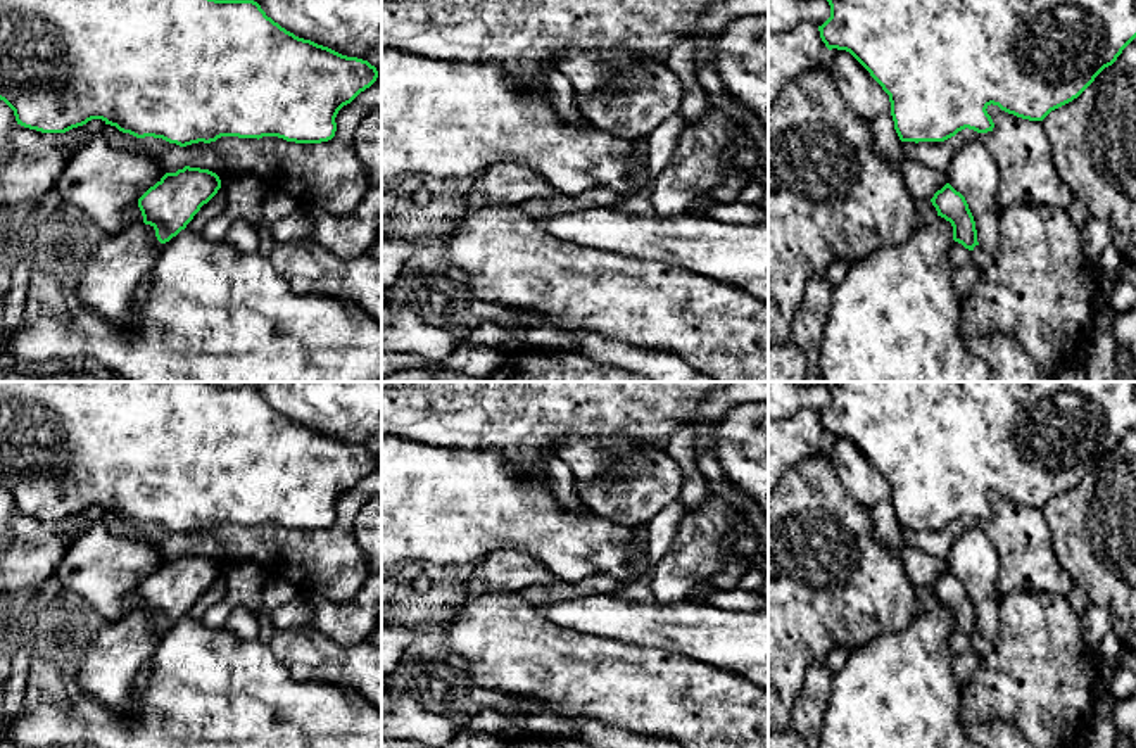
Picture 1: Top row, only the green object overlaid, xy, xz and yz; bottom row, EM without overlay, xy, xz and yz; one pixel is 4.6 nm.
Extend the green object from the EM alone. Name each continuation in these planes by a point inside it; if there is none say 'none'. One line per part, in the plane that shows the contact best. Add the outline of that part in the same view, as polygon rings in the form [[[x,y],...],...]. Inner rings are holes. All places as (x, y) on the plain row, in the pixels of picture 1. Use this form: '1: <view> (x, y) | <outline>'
1: yz (959, 643) | [[[953,629],[951,636],[950,636],[950,648],[953,656],[967,651],[969,648],[972,648],[972,637],[965,636],[962,631]]]

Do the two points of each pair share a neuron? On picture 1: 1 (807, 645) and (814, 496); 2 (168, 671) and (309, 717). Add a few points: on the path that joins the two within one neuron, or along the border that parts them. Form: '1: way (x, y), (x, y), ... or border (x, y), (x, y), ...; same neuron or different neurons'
1: way (807, 608), (807, 546), (812, 541), (812, 532); same neuron
2: way (202, 690), (220, 707), (275, 707); same neuron

